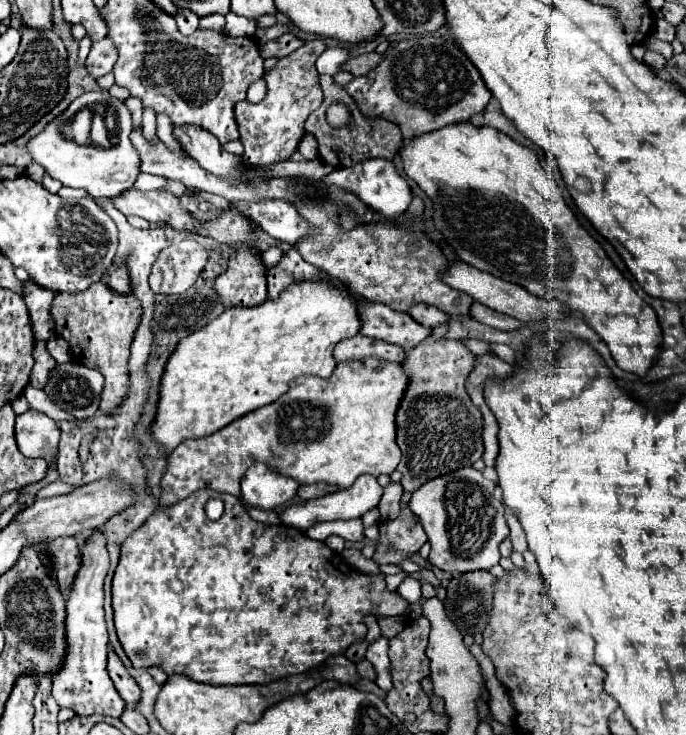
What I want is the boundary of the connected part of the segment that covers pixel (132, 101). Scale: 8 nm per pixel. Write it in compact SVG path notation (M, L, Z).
M127 98L125 100L125 106L129 108L129 112L131 112L132 122L137 126L137 124L142 124L142 114L143 114L143 105L139 98Z

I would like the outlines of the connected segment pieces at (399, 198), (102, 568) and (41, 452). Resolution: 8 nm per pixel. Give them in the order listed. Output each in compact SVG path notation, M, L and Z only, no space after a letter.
M369 158L369 160L357 162L351 168L337 168L333 174L325 176L323 182L341 186L341 188L357 194L369 208L377 210L379 214L383 214L387 218L395 218L395 216L403 214L407 210L407 206L411 204L411 188L407 184L407 180L399 176L393 162L387 158Z
M93 532L81 546L81 566L71 584L71 594L67 600L67 656L63 668L53 678L53 698L61 708L71 708L79 716L103 714L111 718L121 718L125 710L125 700L117 694L109 674L107 674L107 628L103 612L103 580L109 570L109 554L105 548L105 534Z
M29 410L25 416L17 416L15 424L17 446L27 458L43 458L49 464L57 460L59 426L43 412Z

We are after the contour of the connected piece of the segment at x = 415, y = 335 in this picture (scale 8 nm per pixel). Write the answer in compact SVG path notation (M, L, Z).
M359 298L359 308L363 320L361 334L365 336L403 346L405 350L413 350L431 336L431 330L415 322L409 314L395 312L385 304Z

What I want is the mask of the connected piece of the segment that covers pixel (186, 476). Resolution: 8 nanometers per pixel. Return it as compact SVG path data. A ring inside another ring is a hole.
M381 358L339 362L335 372L327 380L317 376L299 376L289 382L289 392L283 394L279 400L251 414L245 414L237 422L231 422L229 426L221 428L211 436L181 442L169 456L169 466L161 480L163 494L159 498L159 506L171 506L175 502L181 502L201 488L227 492L241 500L239 480L245 474L245 470L255 462L267 462L269 466L275 466L281 474L291 476L301 484L327 482L337 484L341 488L349 488L361 474L391 474L401 458L401 450L395 442L395 414L405 396L407 386L409 376L403 372L403 366Z

